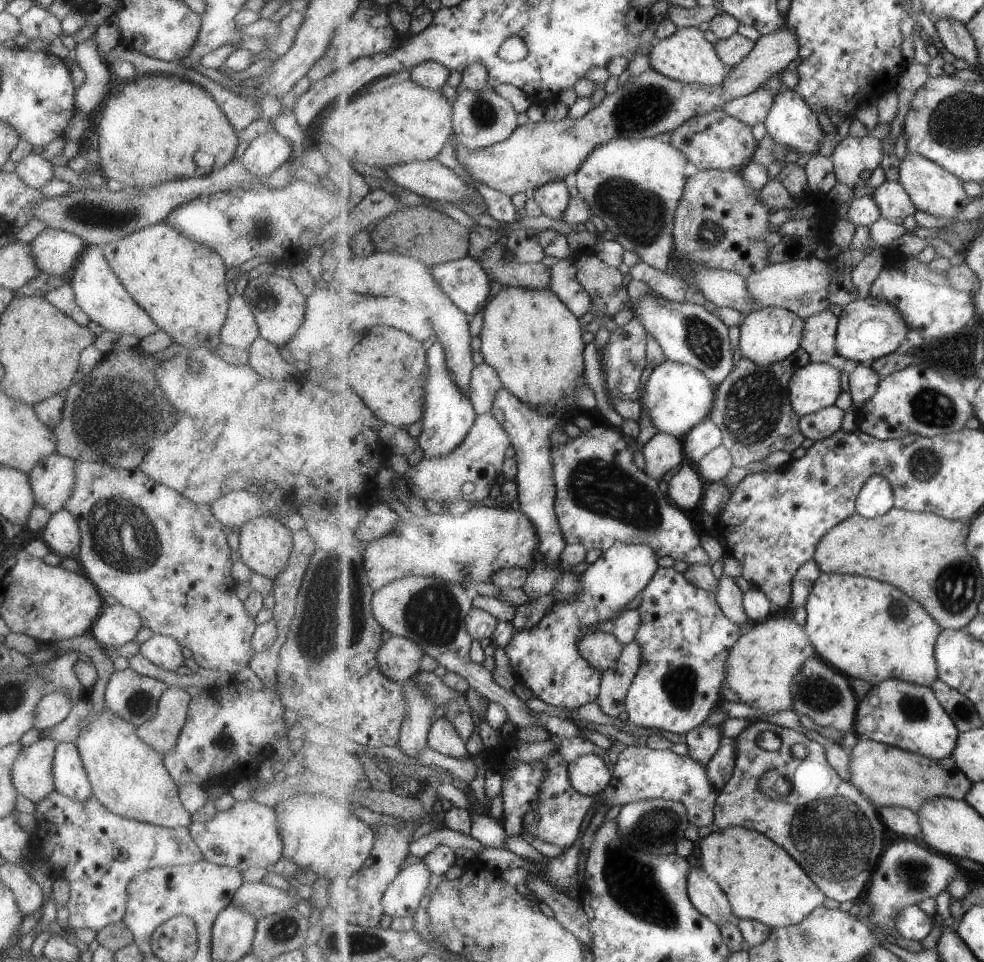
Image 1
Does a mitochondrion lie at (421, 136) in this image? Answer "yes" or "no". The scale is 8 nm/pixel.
no

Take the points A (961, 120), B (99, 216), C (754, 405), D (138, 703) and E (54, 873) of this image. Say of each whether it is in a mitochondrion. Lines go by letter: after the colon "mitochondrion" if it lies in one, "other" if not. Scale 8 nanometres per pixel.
A: mitochondrion
B: mitochondrion
C: mitochondrion
D: mitochondrion
E: other

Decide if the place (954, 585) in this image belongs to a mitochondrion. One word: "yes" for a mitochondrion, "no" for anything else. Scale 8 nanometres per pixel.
yes

